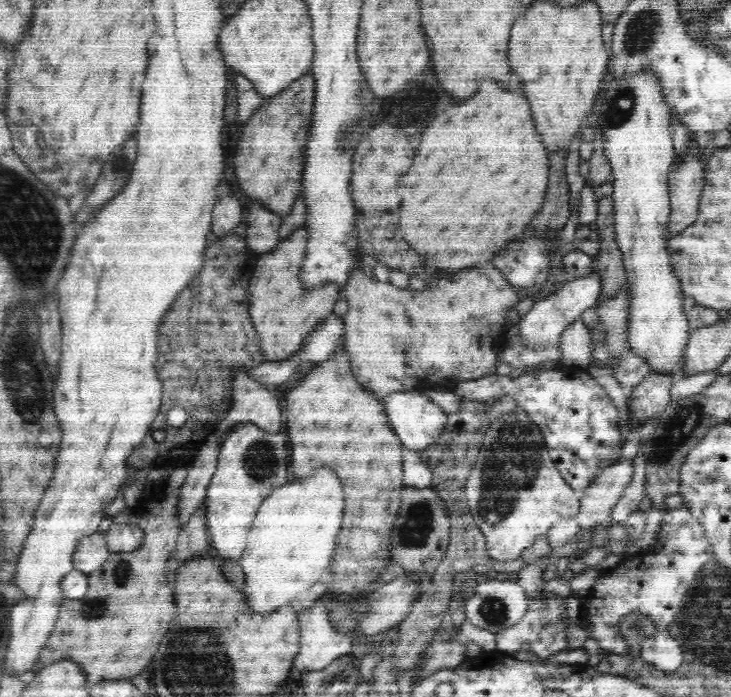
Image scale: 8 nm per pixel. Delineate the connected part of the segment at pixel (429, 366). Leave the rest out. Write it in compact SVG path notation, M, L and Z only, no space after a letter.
M358 258L354 260L354 270L349 272L342 290L342 298L347 300L348 310L343 316L345 333L340 348L349 356L356 382L365 390L372 390L378 398L398 391L423 391L442 384L442 380L444 384L460 383L497 374L497 348L492 348L492 344L498 334L505 330L506 314L521 299L518 291L507 283L502 271L499 268L496 270L490 262L478 268L464 268L464 272L456 272L450 278L436 278L429 282L428 288L423 291L398 289L387 280L377 280L371 272L365 270L363 264L358 264Z

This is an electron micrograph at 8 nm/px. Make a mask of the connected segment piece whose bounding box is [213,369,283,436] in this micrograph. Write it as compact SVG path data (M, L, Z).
M232 369L231 373L232 406L213 432L225 436L231 429L244 423L255 424L270 434L280 432L283 410L272 388L256 382L246 371Z

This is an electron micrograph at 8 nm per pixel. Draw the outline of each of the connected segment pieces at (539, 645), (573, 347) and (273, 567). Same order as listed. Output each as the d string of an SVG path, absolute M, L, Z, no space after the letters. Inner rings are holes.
M550 594L550 598L548 598L548 606L544 608L544 604L542 604L542 600L538 598L538 600L530 600L530 608L525 612L524 618L520 620L520 632L524 632L524 640L531 645L531 650L535 652L540 658L544 660L549 660L550 656L560 652L561 650L568 650L566 648L566 633L564 632L564 622L562 622L562 608L558 608L558 600L556 598L552 598L552 594Z
M582 319L572 322L568 329L562 333L558 348L561 350L560 362L566 366L583 367L592 364L592 340L590 340L590 330Z
M320 472L320 476L312 476L312 480L294 480L288 482L276 492L272 492L260 506L252 530L248 532L247 544L238 564L244 572L246 590L242 595L248 598L252 612L268 616L280 608L291 605L296 595L308 590L322 574L328 570L328 560L332 560L332 552L336 550L336 536L340 534L340 520L344 514L344 494L340 492L340 480L336 476L328 476L328 472Z

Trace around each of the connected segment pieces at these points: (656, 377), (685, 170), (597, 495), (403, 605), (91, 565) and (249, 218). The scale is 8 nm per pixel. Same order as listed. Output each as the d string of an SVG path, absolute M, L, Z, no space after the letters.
M651 372L635 387L627 390L628 405L632 407L632 415L642 419L642 425L652 418L661 416L670 403L670 388L674 375Z
M698 140L690 142L688 156L684 164L672 170L668 174L667 183L669 188L669 214L666 232L674 236L679 235L685 228L696 222L698 204L704 190L704 175L706 165L694 160L694 150Z
M620 458L616 464L604 468L602 474L582 492L581 505L576 516L578 527L582 531L590 530L592 527L599 527L599 524L602 524L610 516L612 509L620 500L633 474L634 461L629 463L624 458Z
M400 575L385 583L372 595L373 610L362 620L362 631L366 636L384 633L400 624L412 611L420 592L418 575Z
M98 532L86 536L79 541L78 547L74 551L74 569L88 575L100 569L105 564L109 554L103 534Z
M252 203L245 220L248 224L245 228L245 248L249 252L260 255L277 247L282 217L272 214L266 207Z

